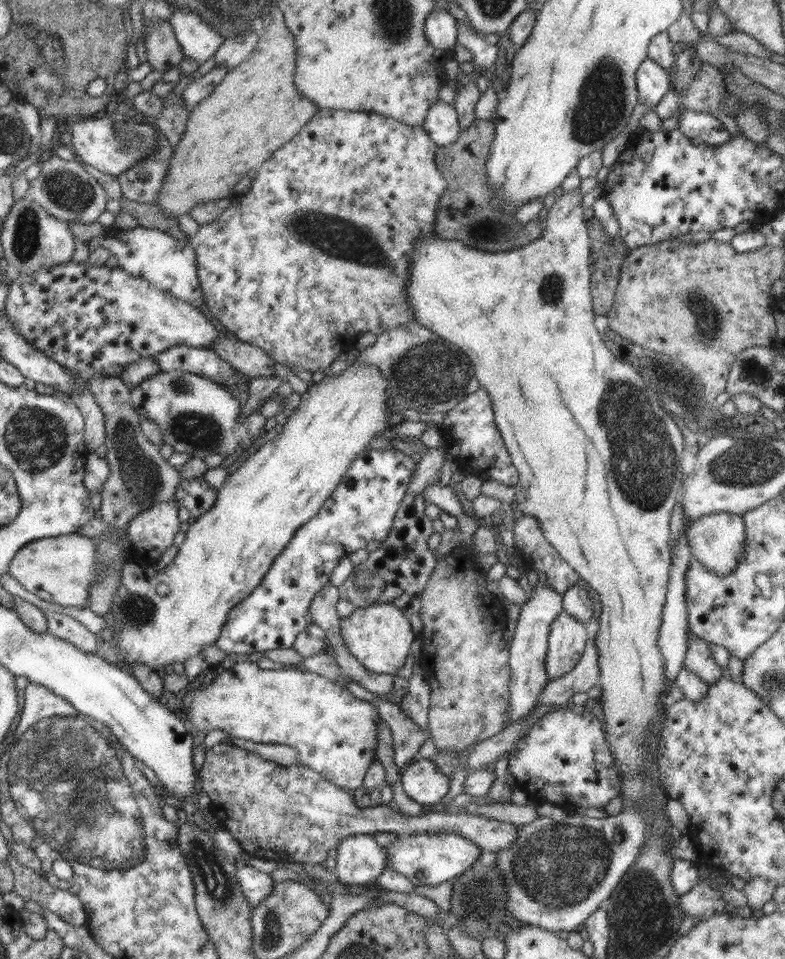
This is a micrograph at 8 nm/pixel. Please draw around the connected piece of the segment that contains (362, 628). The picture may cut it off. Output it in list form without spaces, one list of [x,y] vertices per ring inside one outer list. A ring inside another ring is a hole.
[[[392,603],[356,607],[352,614],[339,620],[340,636],[348,652],[364,668],[378,674],[391,674],[396,677],[397,672],[404,666],[410,645],[418,638],[412,632],[408,617],[403,610],[396,608]]]

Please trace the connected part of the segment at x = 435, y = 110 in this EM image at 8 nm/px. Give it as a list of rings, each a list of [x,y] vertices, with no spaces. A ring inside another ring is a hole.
[[[436,101],[429,109],[423,122],[428,136],[436,145],[454,144],[461,128],[458,124],[457,110],[445,101]]]

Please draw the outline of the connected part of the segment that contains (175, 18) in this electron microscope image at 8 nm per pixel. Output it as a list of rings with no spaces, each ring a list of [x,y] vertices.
[[[182,7],[172,11],[169,24],[184,57],[194,61],[197,67],[214,56],[224,42],[208,22],[190,10],[182,10]]]

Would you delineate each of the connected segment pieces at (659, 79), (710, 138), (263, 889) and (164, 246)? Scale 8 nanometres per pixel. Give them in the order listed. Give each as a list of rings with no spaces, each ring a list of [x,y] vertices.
[[[648,57],[638,67],[636,85],[640,102],[654,109],[670,91],[670,75]]]
[[[685,109],[677,128],[688,138],[700,138],[704,145],[718,147],[730,140],[730,133],[722,122],[710,113]]]
[[[238,864],[236,871],[237,882],[240,883],[244,896],[252,907],[265,899],[270,894],[275,882],[267,873],[256,870],[256,868],[248,865]]]
[[[139,226],[127,231],[112,228],[105,235],[92,238],[80,247],[88,249],[89,252],[95,248],[104,247],[111,255],[114,254],[118,258],[118,267],[126,273],[147,280],[148,284],[156,286],[158,290],[170,293],[194,308],[198,308],[197,306],[204,302],[197,277],[197,256],[186,237],[174,237],[158,228]]]

